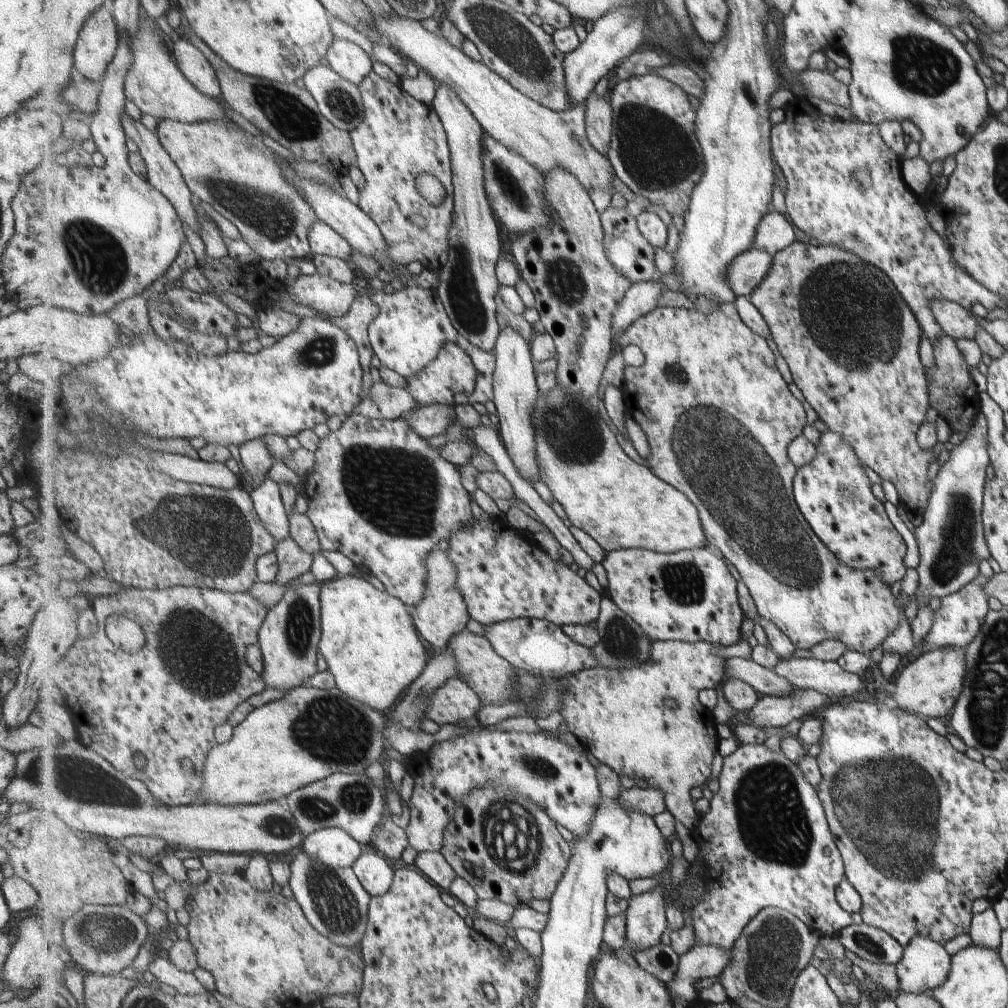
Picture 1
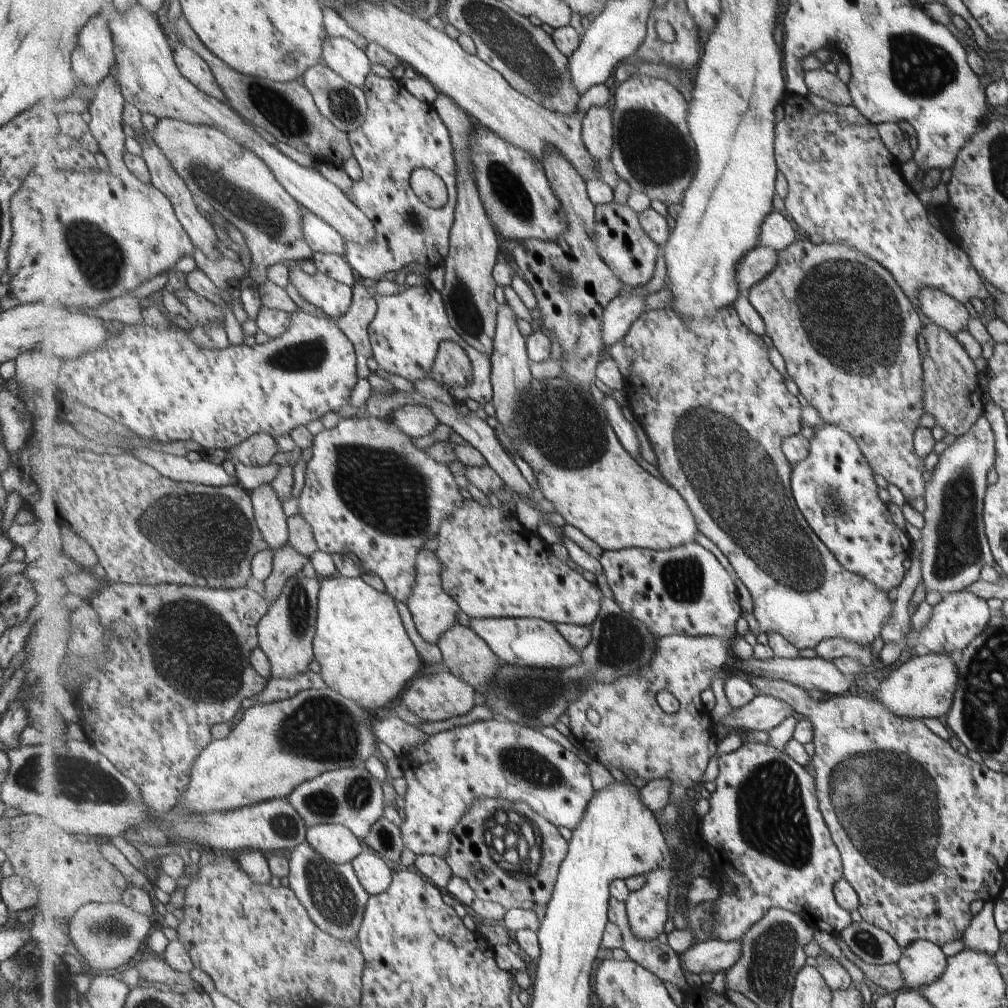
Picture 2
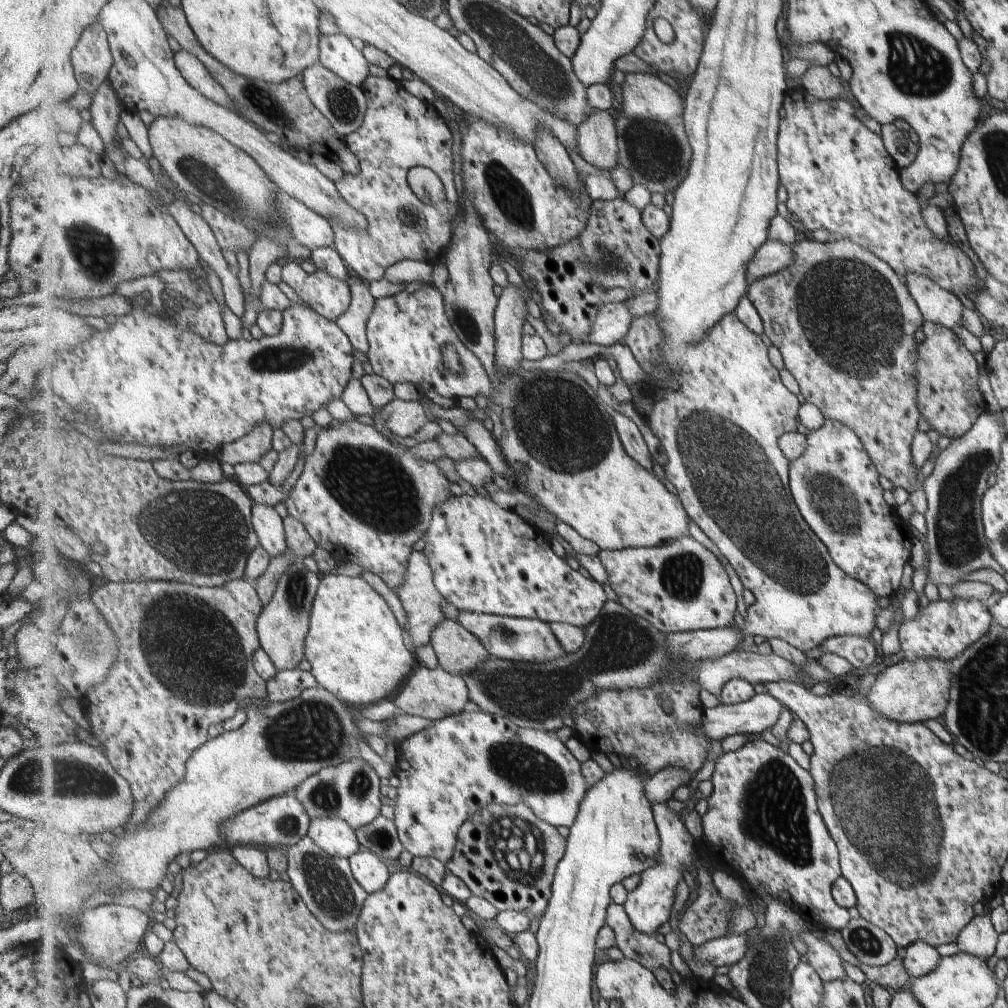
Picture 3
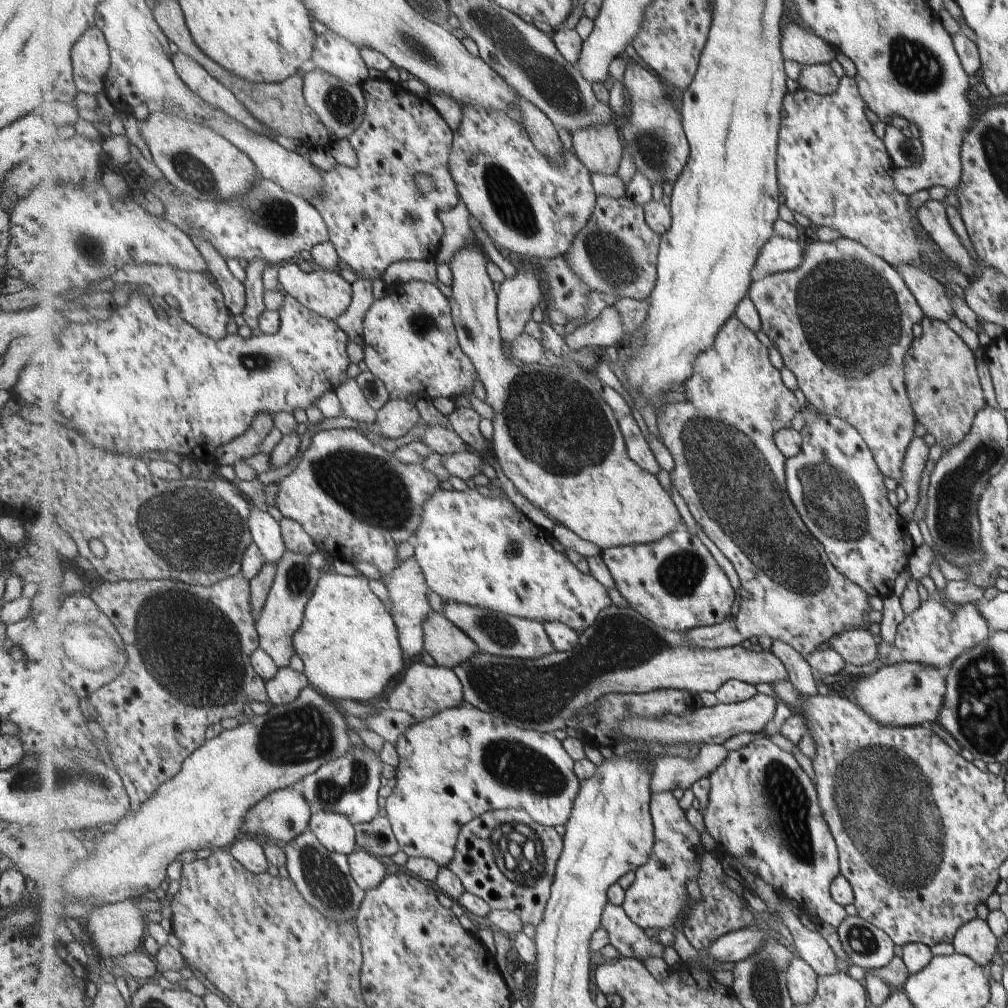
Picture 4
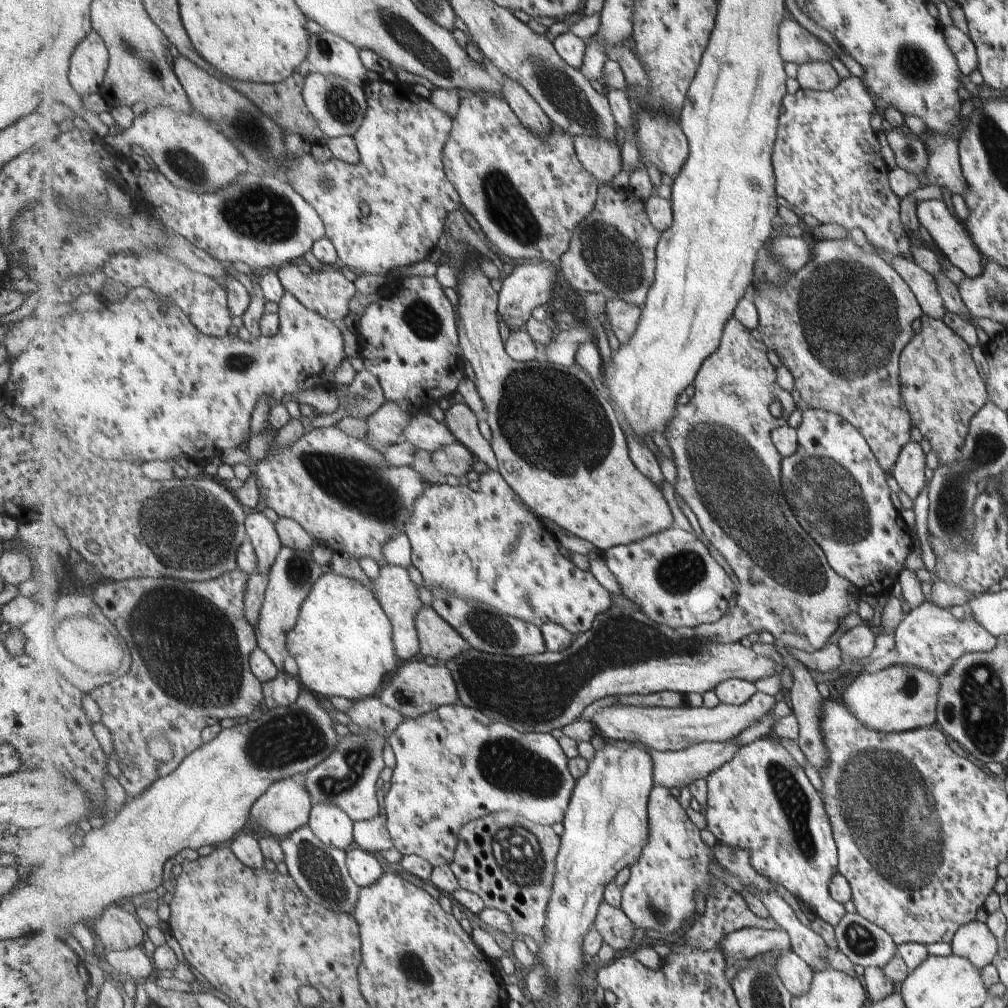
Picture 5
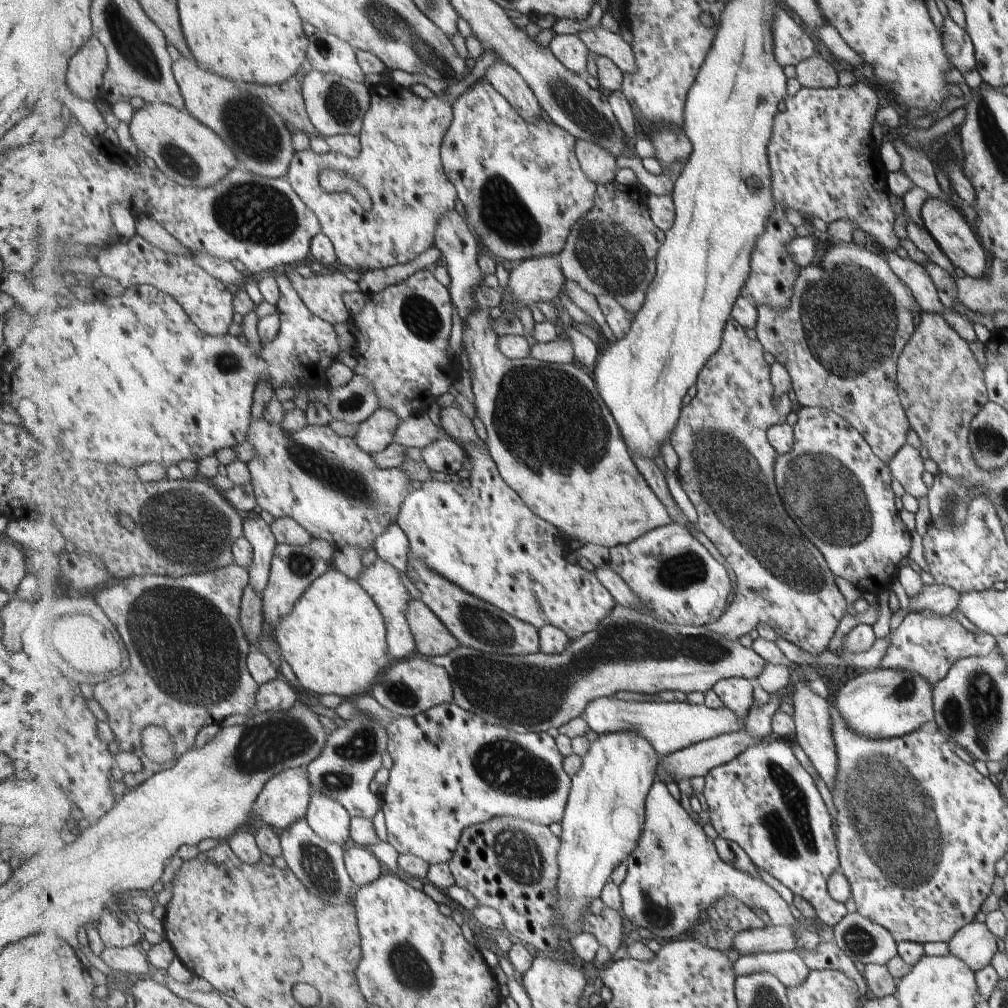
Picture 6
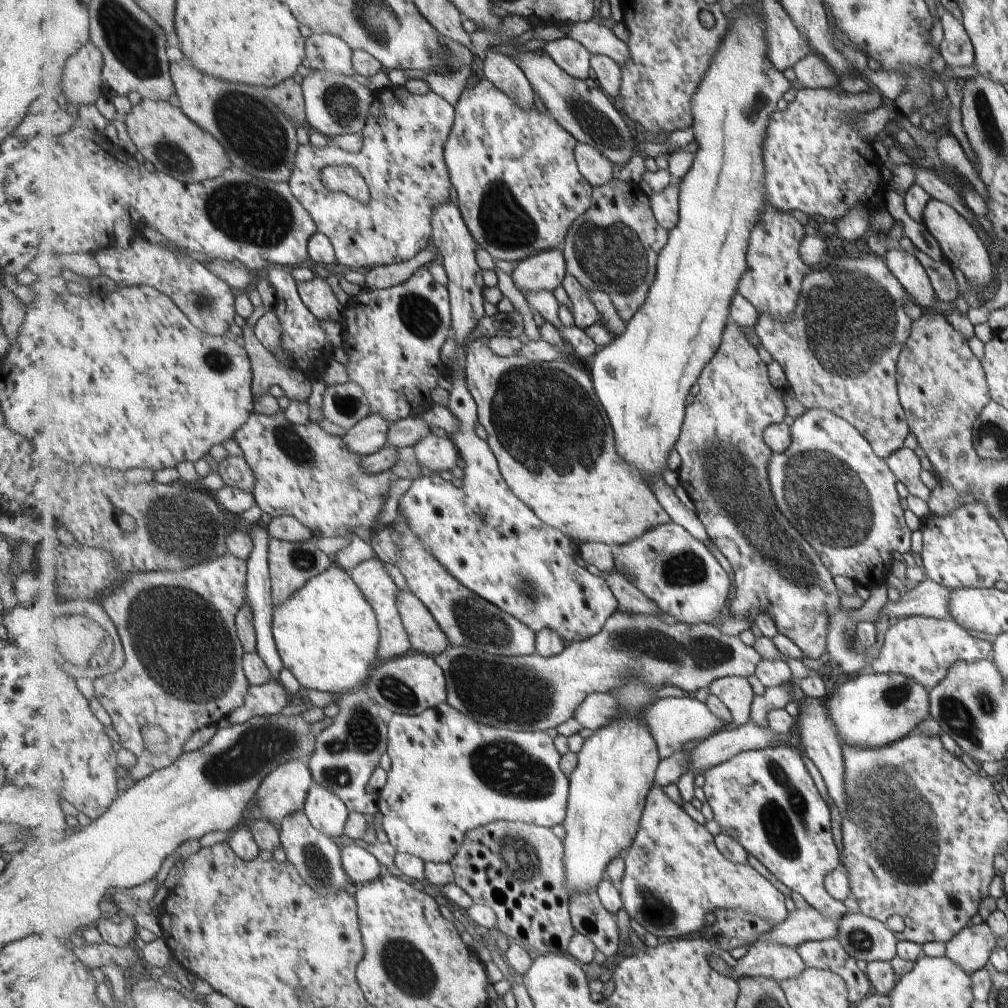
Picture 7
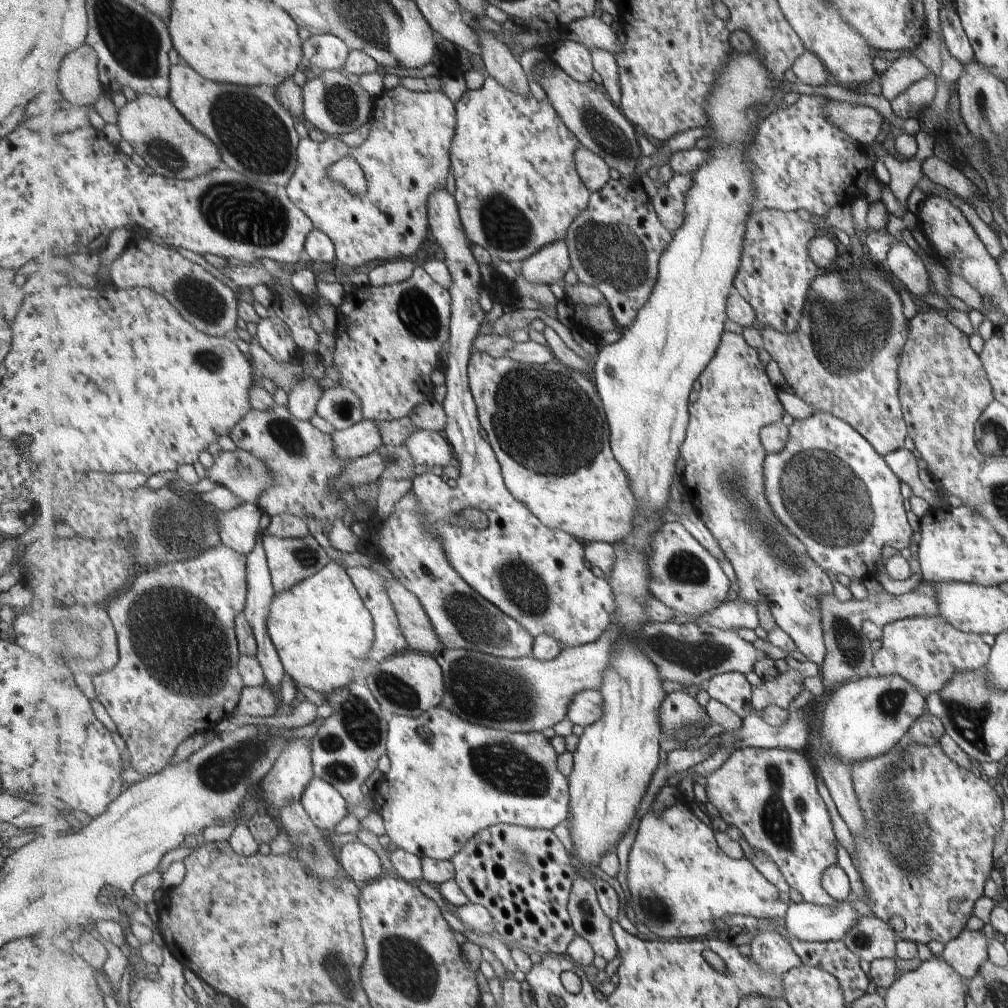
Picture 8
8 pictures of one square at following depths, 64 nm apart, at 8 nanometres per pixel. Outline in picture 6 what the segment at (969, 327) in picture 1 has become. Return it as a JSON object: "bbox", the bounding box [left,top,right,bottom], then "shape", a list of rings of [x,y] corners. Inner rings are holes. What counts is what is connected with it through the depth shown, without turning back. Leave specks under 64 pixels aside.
{"bbox":[887,251,944,314],"shape":[[[895,251],[888,252],[887,264],[890,265],[891,272],[910,289],[920,312],[941,314],[944,311],[930,276],[920,264],[909,256],[901,258]]]}

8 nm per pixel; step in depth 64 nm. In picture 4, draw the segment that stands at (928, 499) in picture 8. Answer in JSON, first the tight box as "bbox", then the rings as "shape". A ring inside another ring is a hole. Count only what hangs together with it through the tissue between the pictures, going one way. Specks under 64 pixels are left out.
{"bbox":[899,436,928,519],"shape":[[[914,436],[907,444],[905,454],[903,454],[903,466],[901,467],[901,478],[899,486],[905,490],[906,501],[899,504],[899,514],[904,519],[910,518],[916,501],[918,500],[917,488],[919,484],[919,474],[927,461],[928,447],[923,442],[923,437]]]}

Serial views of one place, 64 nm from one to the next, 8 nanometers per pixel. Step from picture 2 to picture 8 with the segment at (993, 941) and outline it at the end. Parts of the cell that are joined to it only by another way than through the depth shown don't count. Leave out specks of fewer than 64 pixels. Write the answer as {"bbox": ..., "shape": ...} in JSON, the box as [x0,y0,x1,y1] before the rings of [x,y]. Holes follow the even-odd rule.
{"bbox":[941,923,993,980],"shape":[[[989,923],[981,930],[963,931],[961,935],[943,945],[941,958],[965,980],[977,975],[978,968],[988,959],[987,942],[993,939],[993,928]]]}

